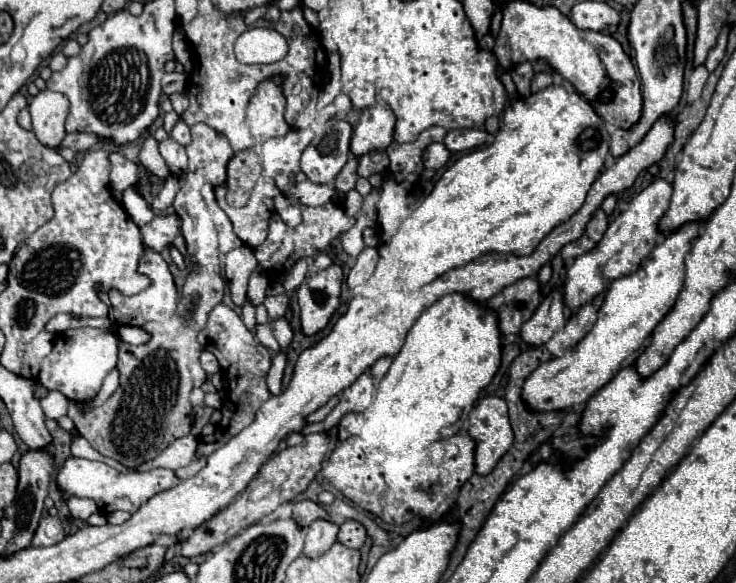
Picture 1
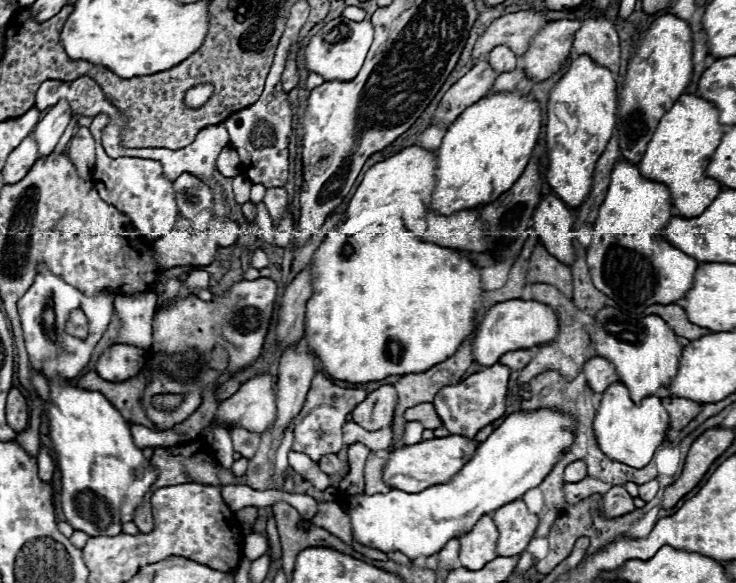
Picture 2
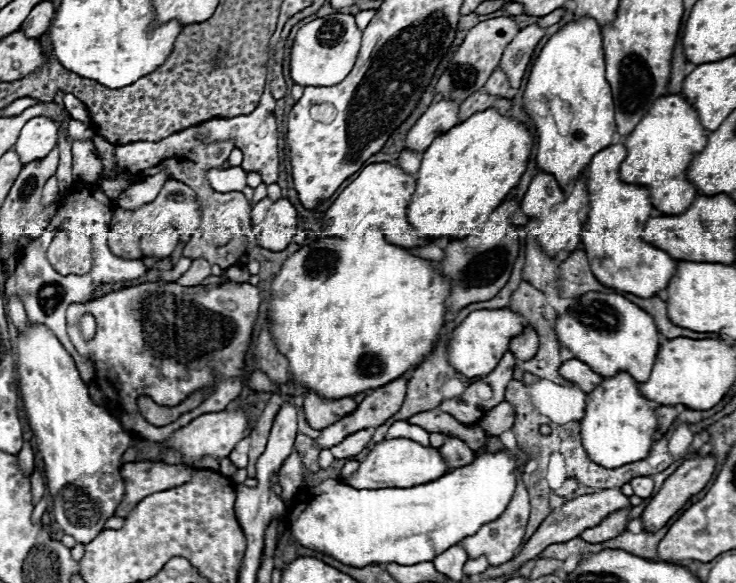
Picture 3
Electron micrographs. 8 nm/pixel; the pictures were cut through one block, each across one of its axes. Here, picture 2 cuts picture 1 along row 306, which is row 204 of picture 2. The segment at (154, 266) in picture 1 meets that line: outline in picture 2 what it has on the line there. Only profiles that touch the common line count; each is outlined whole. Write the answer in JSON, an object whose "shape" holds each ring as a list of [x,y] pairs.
{"shape":[[[96,116],[90,124],[90,132],[96,140],[96,166],[92,172],[92,182],[100,194],[100,198],[118,208],[128,216],[128,220],[134,224],[134,228],[146,236],[148,240],[156,240],[162,234],[170,232],[176,224],[178,208],[176,208],[176,198],[172,192],[172,182],[162,176],[162,166],[160,162],[148,160],[148,158],[110,158],[106,156],[100,136],[102,128],[108,124],[106,116]]]}

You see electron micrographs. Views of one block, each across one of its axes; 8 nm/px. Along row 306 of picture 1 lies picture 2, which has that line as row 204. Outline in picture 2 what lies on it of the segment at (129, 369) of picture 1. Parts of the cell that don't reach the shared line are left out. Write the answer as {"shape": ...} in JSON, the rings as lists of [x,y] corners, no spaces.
{"shape":[[[182,174],[174,180],[174,196],[178,202],[178,210],[184,218],[192,218],[200,210],[214,206],[210,188],[190,174]]]}

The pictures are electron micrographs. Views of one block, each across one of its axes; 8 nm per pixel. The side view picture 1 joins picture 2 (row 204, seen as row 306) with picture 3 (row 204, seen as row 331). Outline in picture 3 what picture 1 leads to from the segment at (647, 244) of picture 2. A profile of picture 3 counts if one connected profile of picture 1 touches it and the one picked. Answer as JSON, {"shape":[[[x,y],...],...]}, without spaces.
{"shape":[[[612,144],[600,150],[584,170],[588,178],[590,214],[582,230],[582,244],[594,276],[604,286],[634,294],[638,298],[652,298],[658,292],[666,290],[670,278],[674,276],[676,260],[642,240],[640,234],[646,226],[646,218],[652,218],[656,210],[652,206],[648,188],[624,184],[620,180],[620,164],[624,162],[624,158],[624,144]]]}

